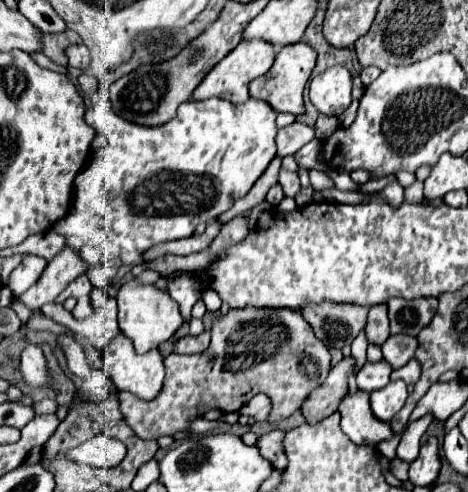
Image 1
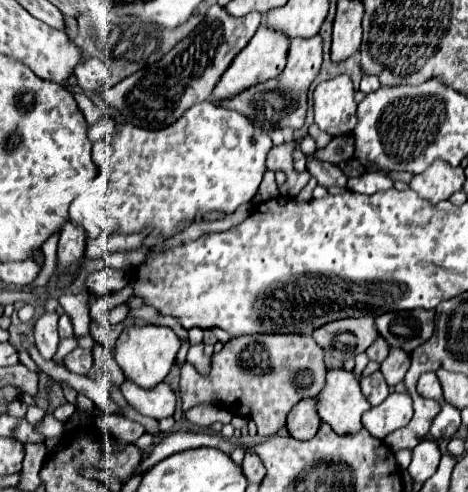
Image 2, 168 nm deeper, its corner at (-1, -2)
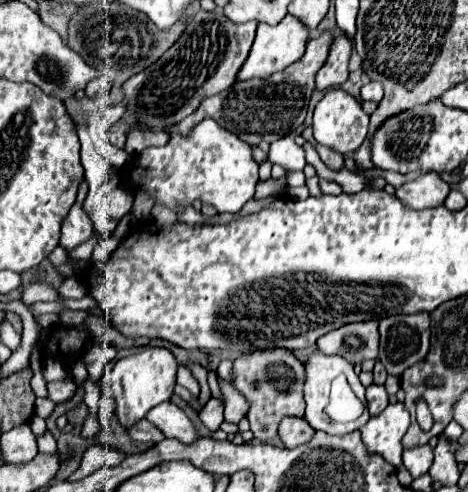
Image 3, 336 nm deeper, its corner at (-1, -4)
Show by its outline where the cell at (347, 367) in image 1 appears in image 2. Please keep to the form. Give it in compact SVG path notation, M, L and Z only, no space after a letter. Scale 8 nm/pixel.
M316 399L300 401L296 407L292 407L292 411L288 413L288 419L286 419L286 427L288 427L290 435L300 441L312 439L320 427L320 423L322 421L316 413Z

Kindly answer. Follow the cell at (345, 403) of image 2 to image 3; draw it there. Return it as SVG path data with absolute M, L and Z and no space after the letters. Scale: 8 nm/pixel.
M316 351L316 353L308 359L308 363L306 363L306 383L304 383L306 415L304 415L304 417L306 417L306 421L308 421L314 429L324 431L324 433L328 433L328 435L346 435L346 433L350 433L350 431L354 431L354 429L360 429L360 427L362 427L362 425L366 425L366 423L368 423L368 419L370 419L370 415L360 415L360 417L358 417L356 421L352 421L352 423L336 423L336 421L332 421L332 419L326 415L326 407L328 407L326 399L329 399L330 403L332 381L334 381L336 377L340 377L340 375L344 375L344 377L346 377L348 385L350 385L350 387L352 387L352 391L354 391L354 395L364 403L365 410L367 405L365 398L366 388L360 382L359 376L354 373L352 363L348 363L346 359L340 359L338 355L324 355L324 353L320 353L320 351Z

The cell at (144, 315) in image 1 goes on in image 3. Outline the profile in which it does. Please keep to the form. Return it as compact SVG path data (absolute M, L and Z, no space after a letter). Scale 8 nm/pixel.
M142 347L138 353L116 361L114 369L112 369L112 377L110 377L110 389L112 389L112 397L116 401L118 421L124 427L134 425L152 407L170 399L174 381L176 381L176 369L178 369L178 361L176 361L174 353L166 347Z

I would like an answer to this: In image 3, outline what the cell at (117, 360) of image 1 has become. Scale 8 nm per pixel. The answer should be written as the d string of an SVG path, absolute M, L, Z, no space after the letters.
M172 401L160 403L156 409L148 411L146 419L150 423L154 423L166 437L180 439L182 443L192 443L198 437L190 419L186 417L186 413Z

